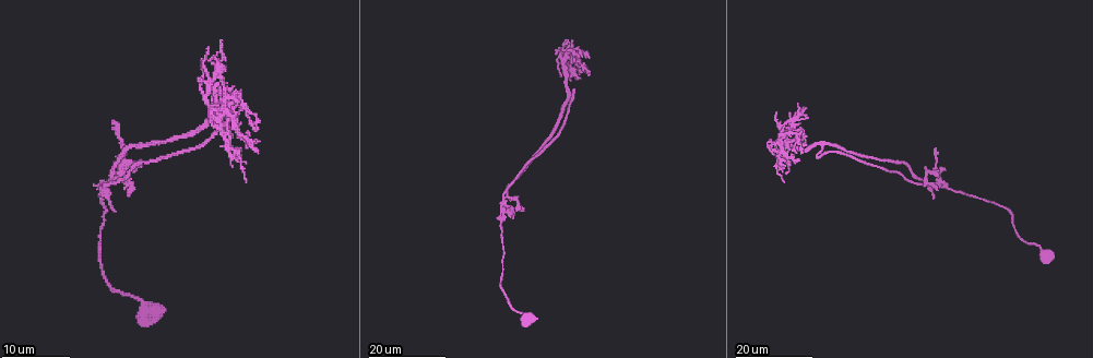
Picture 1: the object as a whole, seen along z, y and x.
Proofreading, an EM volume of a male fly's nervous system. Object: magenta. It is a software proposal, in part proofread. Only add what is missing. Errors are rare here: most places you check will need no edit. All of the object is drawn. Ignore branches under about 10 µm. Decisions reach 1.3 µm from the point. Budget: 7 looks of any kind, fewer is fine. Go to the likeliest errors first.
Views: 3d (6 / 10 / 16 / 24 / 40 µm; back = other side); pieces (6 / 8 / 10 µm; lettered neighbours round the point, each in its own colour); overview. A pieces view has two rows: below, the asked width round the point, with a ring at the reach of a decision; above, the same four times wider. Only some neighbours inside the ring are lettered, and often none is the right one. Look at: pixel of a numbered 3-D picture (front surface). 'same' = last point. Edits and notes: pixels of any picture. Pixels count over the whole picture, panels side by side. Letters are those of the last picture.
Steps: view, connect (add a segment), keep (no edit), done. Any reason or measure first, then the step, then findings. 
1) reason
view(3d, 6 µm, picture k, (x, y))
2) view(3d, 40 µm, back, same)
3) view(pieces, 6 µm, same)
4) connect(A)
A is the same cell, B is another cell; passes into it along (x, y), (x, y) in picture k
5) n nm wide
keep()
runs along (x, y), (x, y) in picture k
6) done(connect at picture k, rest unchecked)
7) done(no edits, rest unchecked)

free end
view(3d, 24 µm, picture 1, (113, 122))

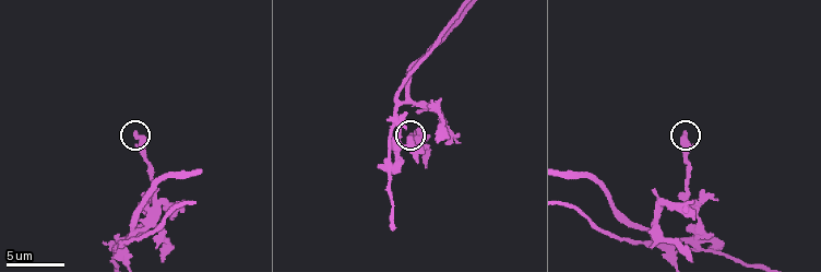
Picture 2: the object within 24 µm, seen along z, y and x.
see the neighbours
view(pieces, 8 µm, picture 2, (409, 134))

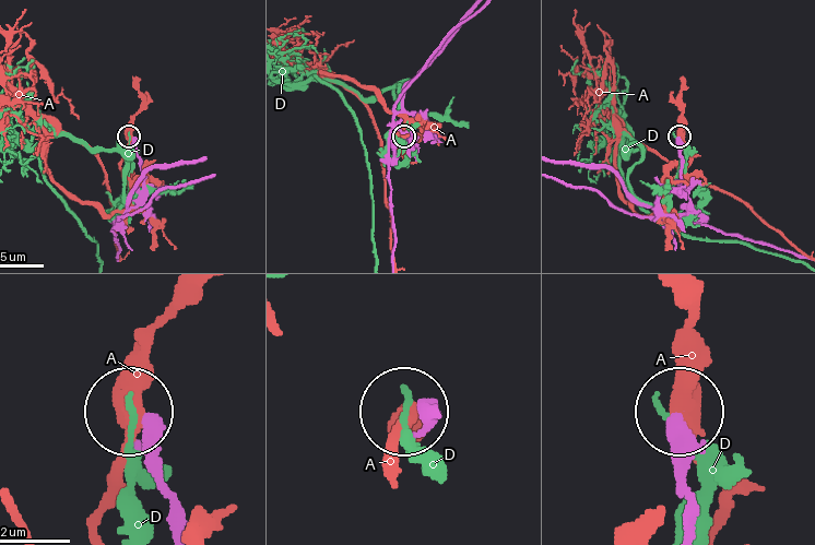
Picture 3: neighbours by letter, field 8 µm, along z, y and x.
280 nm wide
keep()
A and D are other cells; runs along (687, 525), (678, 414) in picture 3; none of them fits

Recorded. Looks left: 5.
free end
view(3d, 24 µm, picture 1, (568, 44))

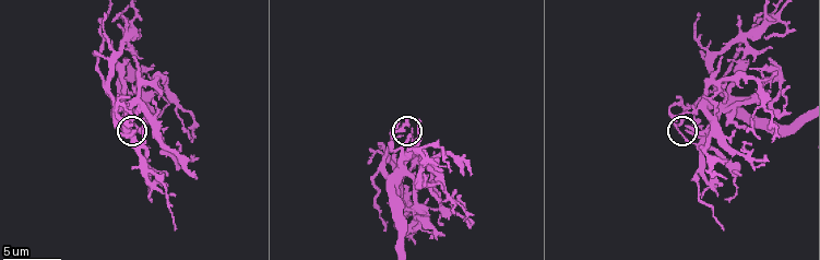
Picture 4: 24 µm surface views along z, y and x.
view(pieces, 6 µm, picture 4, (679, 124))

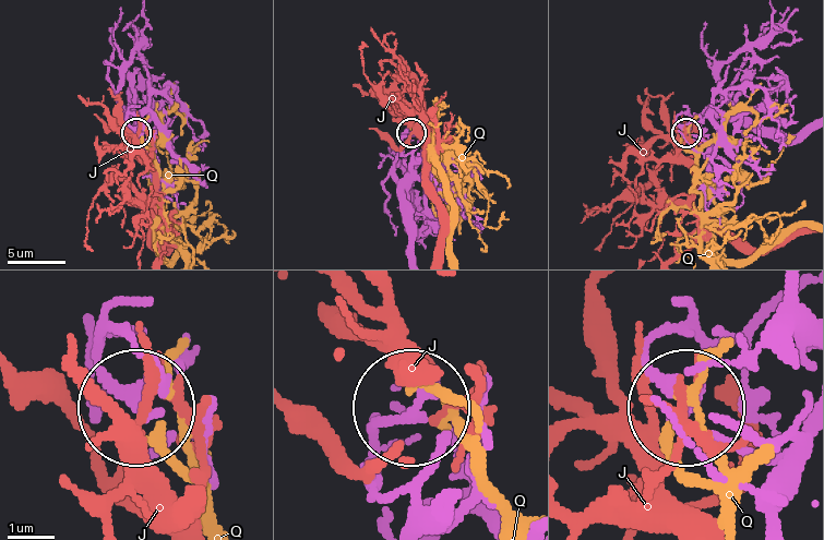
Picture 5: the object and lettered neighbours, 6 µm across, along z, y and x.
keep()
J and Q are other cells; runs along (93, 324), (105, 371), (132, 403) in picture 5; none of them fits

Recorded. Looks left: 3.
branch stops here
view(3d, 24 µm, picture 1, (220, 42))

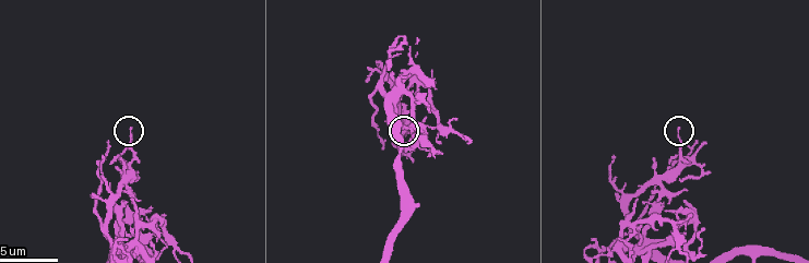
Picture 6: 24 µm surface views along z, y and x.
view(pieces, 10 µm, picture 6, (678, 127))

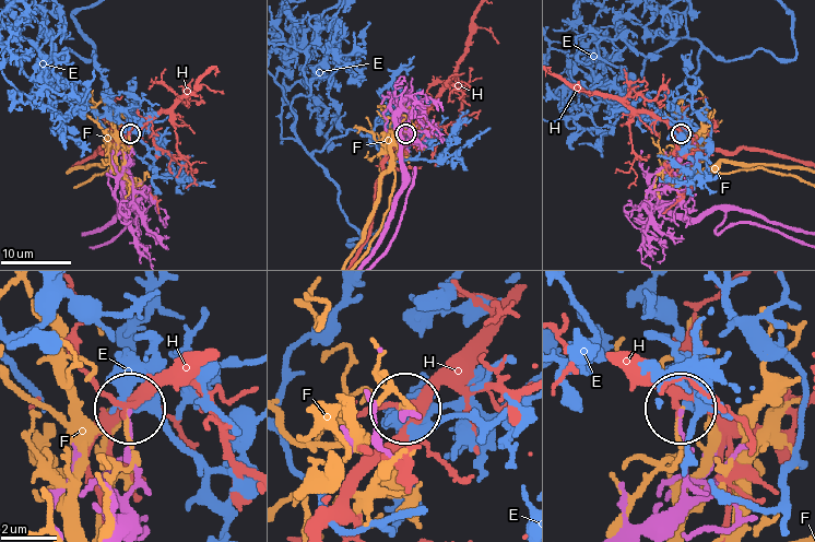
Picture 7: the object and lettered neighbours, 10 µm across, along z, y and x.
keep()
E, F and H are other cells; no lettered segment goes on from it

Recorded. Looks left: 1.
done(no edits, rest unchecked)

